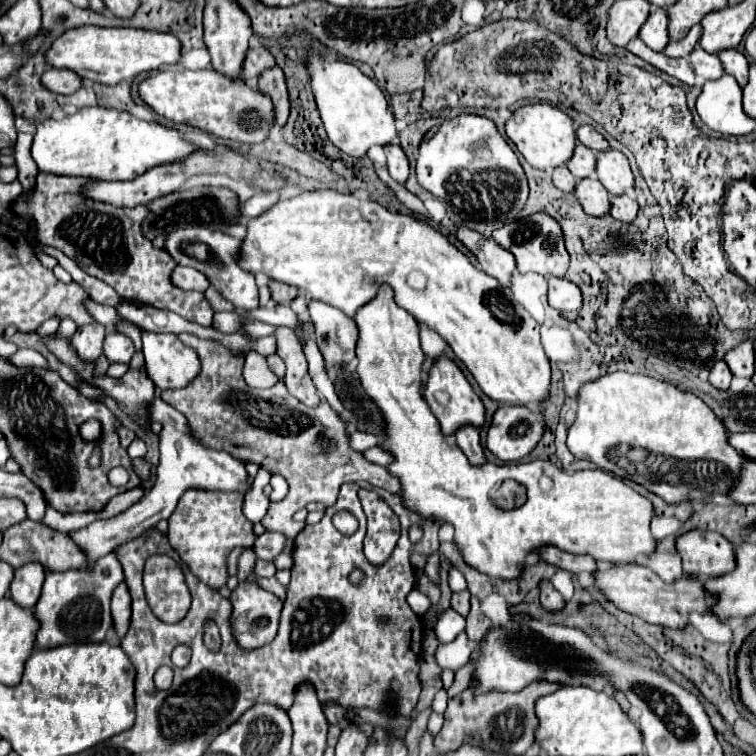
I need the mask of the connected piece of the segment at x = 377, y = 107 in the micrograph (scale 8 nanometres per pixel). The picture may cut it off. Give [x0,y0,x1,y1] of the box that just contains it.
[305,49,397,157]

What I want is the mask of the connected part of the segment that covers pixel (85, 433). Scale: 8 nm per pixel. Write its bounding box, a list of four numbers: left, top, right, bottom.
[79,419,103,443]

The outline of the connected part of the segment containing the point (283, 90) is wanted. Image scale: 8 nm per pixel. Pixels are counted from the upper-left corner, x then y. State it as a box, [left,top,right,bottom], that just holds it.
[259,67,289,125]

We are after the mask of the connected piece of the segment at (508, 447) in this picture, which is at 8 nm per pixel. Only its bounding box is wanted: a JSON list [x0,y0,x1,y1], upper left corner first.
[487,405,543,461]

